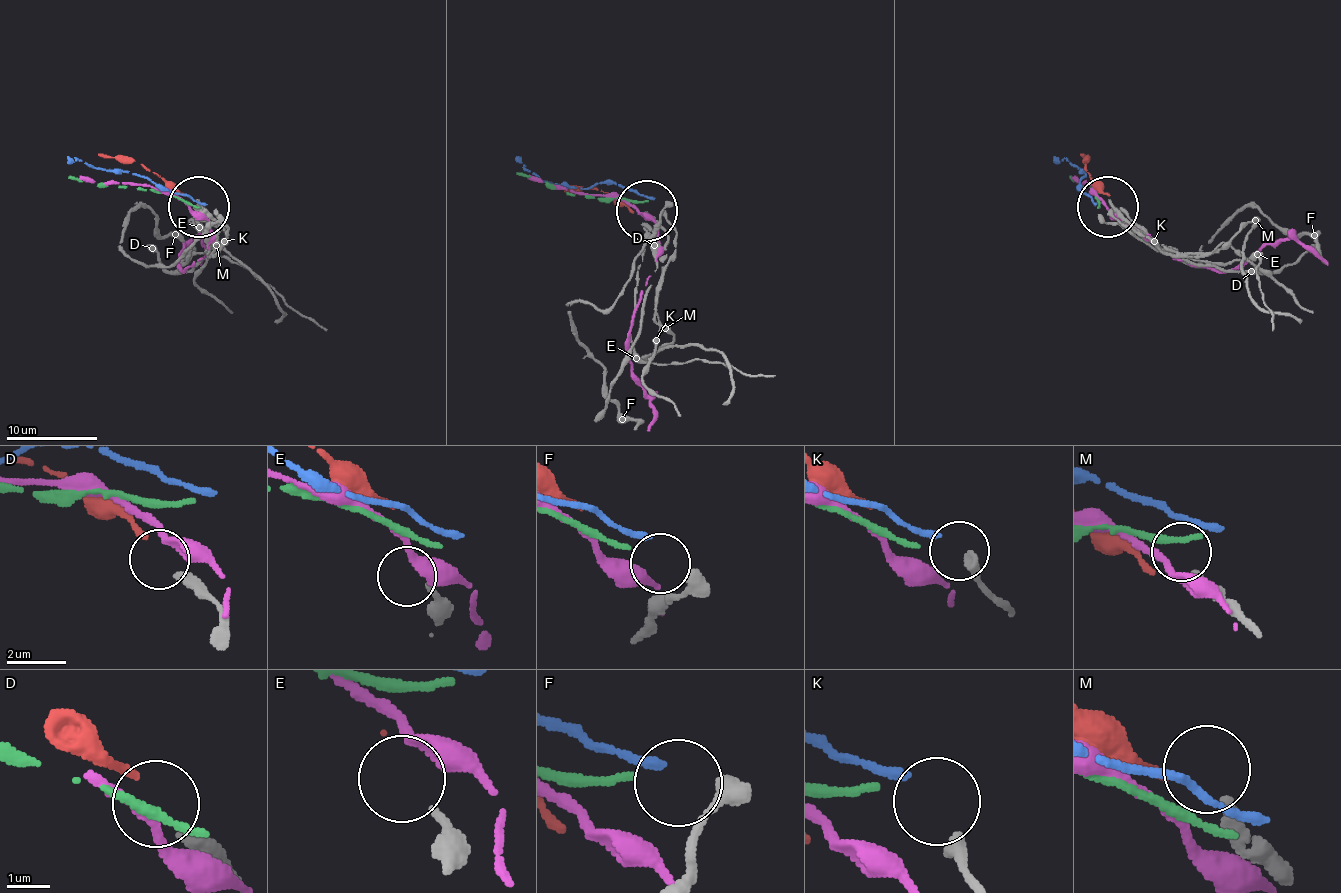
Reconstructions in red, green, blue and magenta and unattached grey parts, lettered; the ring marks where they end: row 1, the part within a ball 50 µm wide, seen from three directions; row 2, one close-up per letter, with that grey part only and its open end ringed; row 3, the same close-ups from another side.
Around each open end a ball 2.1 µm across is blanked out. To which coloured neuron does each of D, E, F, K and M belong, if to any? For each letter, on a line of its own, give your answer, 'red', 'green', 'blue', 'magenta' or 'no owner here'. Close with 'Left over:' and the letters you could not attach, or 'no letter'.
D: red
E: no owner here
F: green
K: blue
M: no owner here
Left over: E, M

